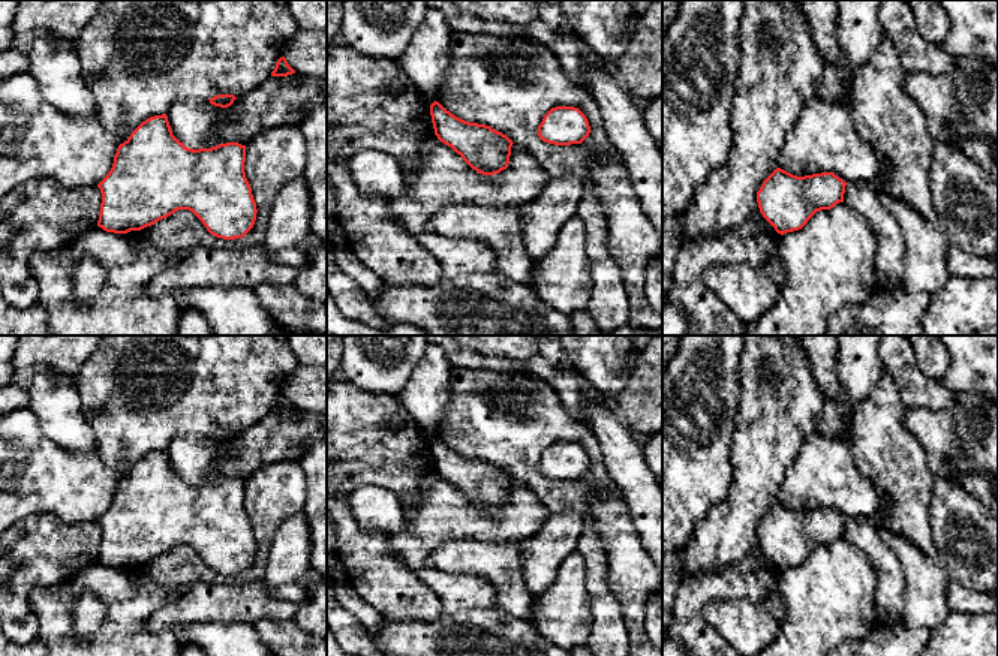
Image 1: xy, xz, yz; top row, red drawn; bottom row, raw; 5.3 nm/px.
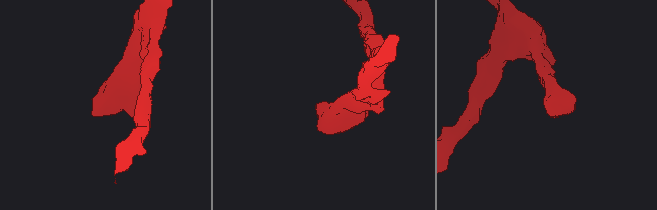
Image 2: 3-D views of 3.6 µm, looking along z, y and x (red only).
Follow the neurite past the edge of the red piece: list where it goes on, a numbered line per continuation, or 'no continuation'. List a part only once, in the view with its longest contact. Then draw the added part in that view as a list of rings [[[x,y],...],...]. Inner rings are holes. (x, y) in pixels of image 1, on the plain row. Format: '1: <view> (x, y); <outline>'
no continuation

